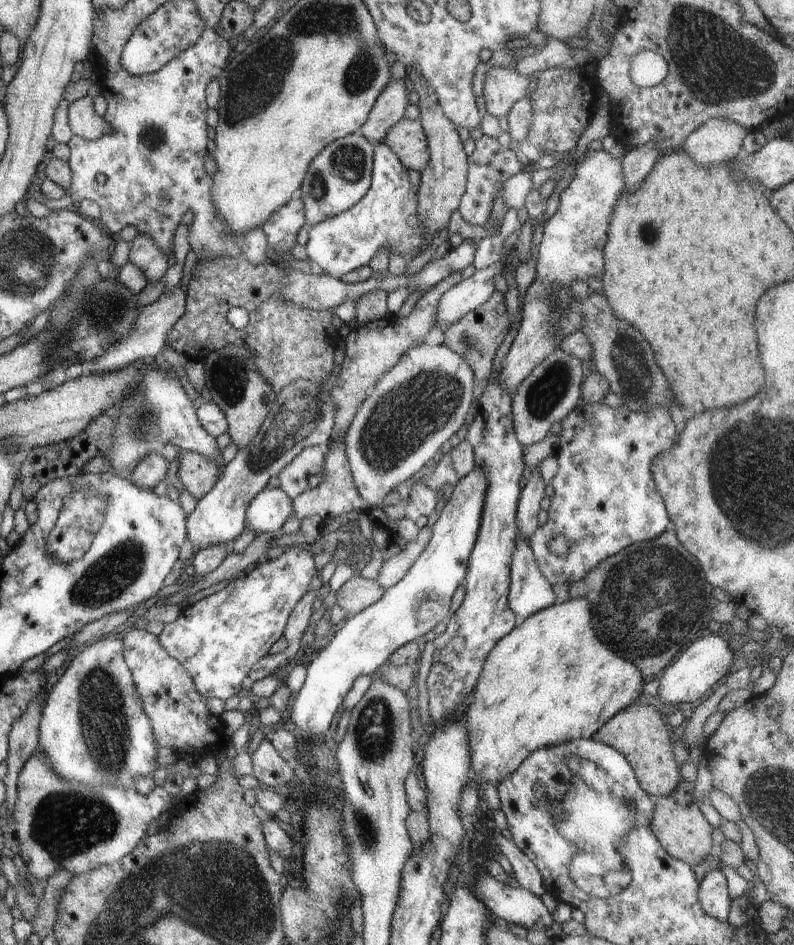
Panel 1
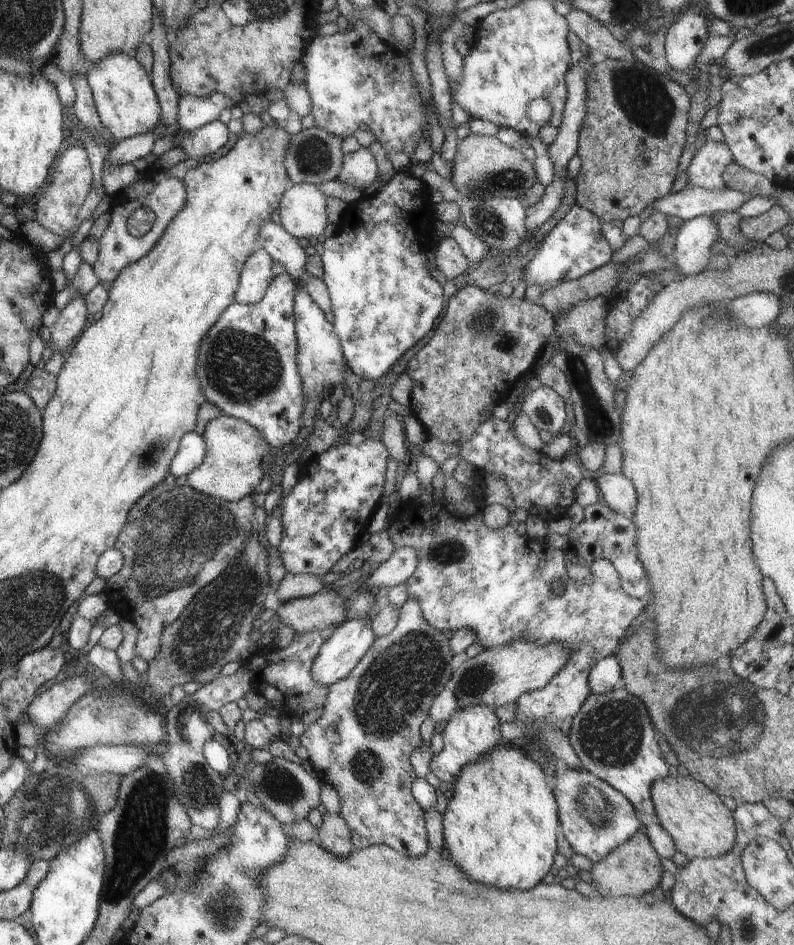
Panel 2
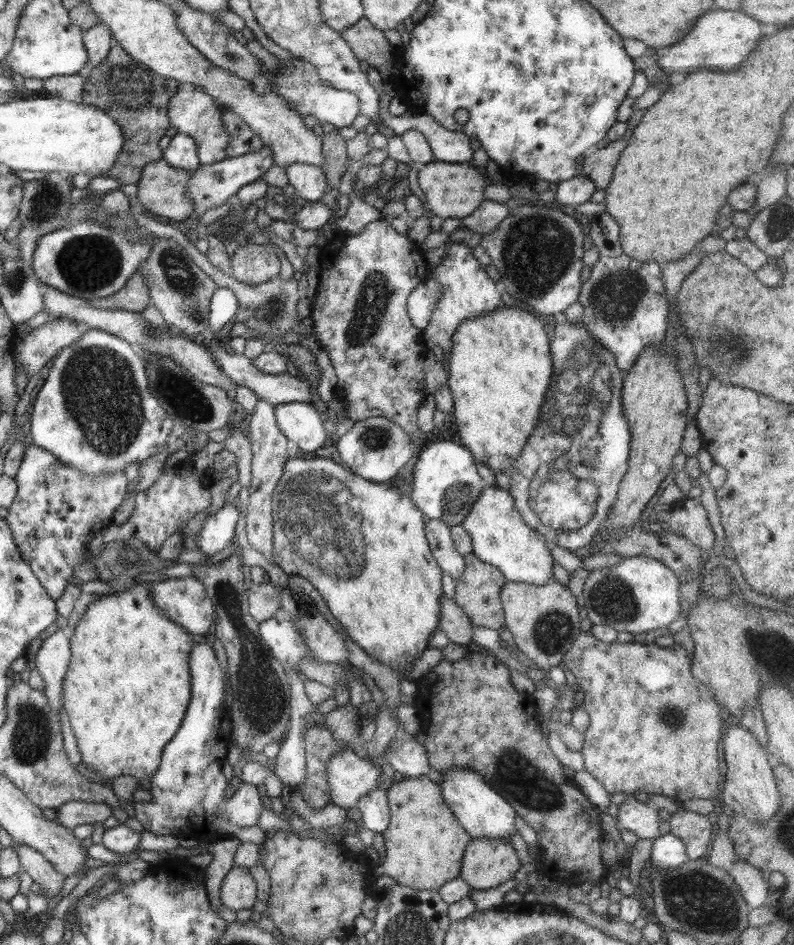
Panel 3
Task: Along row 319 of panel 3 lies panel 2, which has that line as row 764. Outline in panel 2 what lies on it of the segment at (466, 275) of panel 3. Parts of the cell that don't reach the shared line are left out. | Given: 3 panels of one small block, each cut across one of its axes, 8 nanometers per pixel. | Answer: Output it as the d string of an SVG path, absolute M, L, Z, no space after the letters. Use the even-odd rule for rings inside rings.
M476 704L476 706L459 708L443 730L442 750L432 756L432 762L430 762L432 774L438 776L442 782L454 783L466 764L484 758L488 752L492 752L492 748L498 746L501 742L500 727L501 722L490 706Z

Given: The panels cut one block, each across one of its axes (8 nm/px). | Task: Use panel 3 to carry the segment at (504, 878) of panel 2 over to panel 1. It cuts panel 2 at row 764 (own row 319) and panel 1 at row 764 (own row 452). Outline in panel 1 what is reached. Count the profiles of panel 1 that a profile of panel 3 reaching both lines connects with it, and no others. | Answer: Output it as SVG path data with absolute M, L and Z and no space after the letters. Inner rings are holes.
M584 597L569 598L567 601L556 601L554 604L535 612L532 616L524 619L520 626L515 626L506 636L503 636L498 644L488 653L482 672L478 677L476 686L473 688L474 702L468 706L465 712L465 726L469 730L469 745L471 748L471 767L474 776L484 783L494 783L496 786L514 772L537 748L557 745L572 739L590 738L607 720L610 720L619 710L638 701L643 694L643 672L624 657L616 656L612 649L596 636L595 627L590 616L591 604Z

